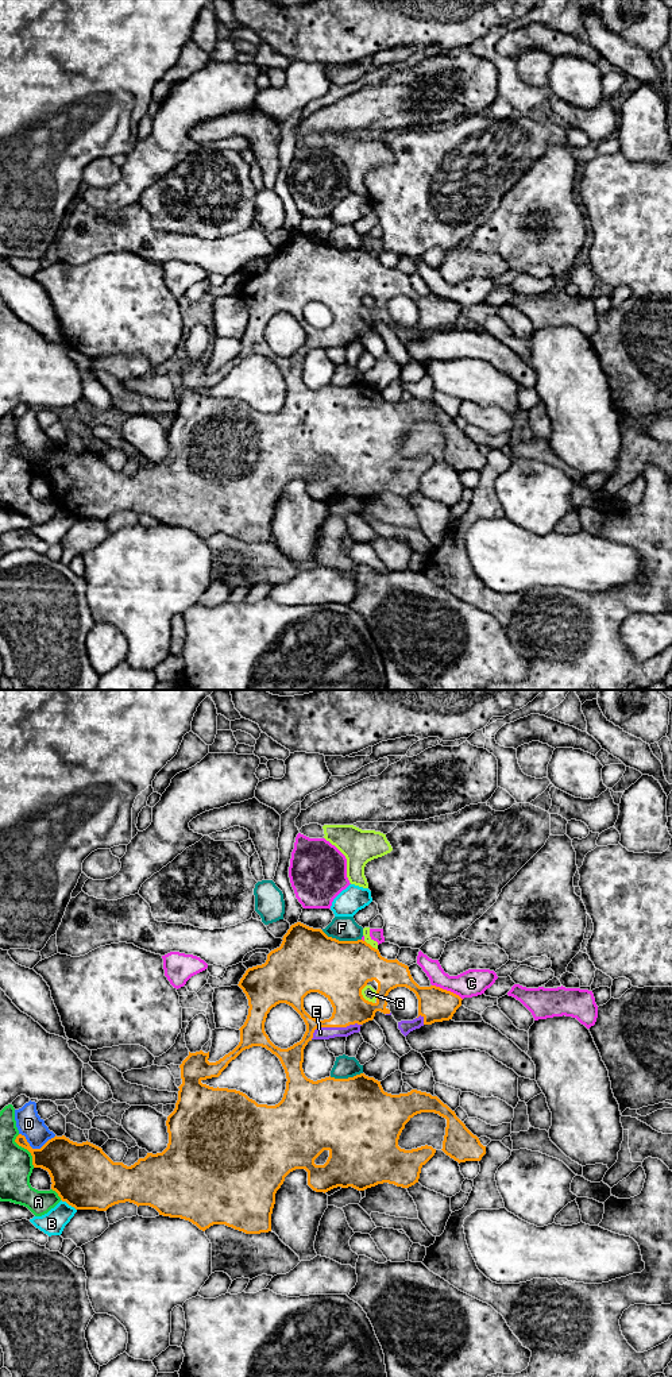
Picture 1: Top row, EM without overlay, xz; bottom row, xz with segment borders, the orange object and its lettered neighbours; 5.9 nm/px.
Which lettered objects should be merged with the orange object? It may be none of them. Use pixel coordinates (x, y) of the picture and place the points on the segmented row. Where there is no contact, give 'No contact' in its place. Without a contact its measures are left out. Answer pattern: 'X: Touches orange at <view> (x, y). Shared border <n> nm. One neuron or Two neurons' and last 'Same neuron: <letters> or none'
A: Touches orange at xz (26, 1148). Shared border 220 nm. Two neurons
B: Touches orange at xz (69, 1204). Shared border 120 nm. Two neurons
C: Touches orange at xz (445, 990). Shared border 200 nm. Two neurons
D: Touches orange at xz (37, 1149). Shared border 220 nm. Two neurons
E: Touches orange at xz (333, 1026). Shared border 320 nm. One neuron
F: Touches orange at xz (342, 941). Shared border 240 nm. Two neurons
G: Touches orange at xz (362, 996). Shared border 130 nm. Two neurons
Same neuron: E

